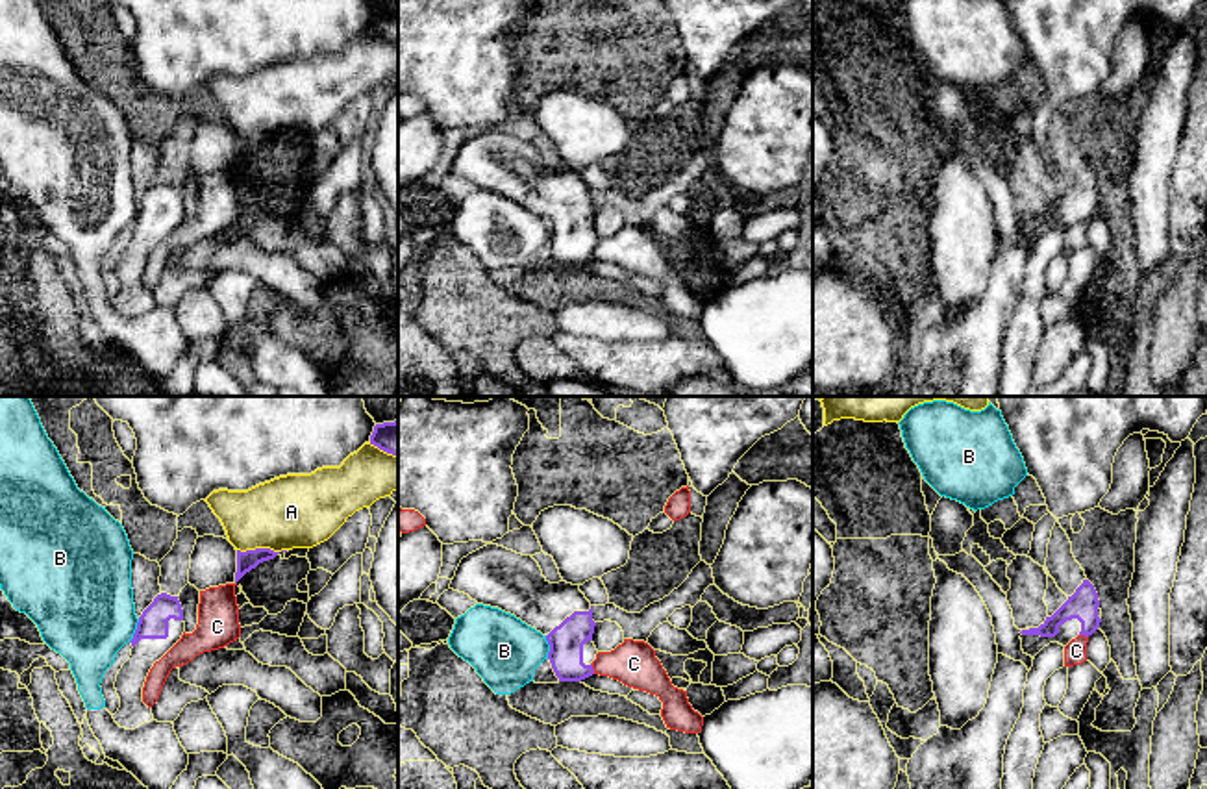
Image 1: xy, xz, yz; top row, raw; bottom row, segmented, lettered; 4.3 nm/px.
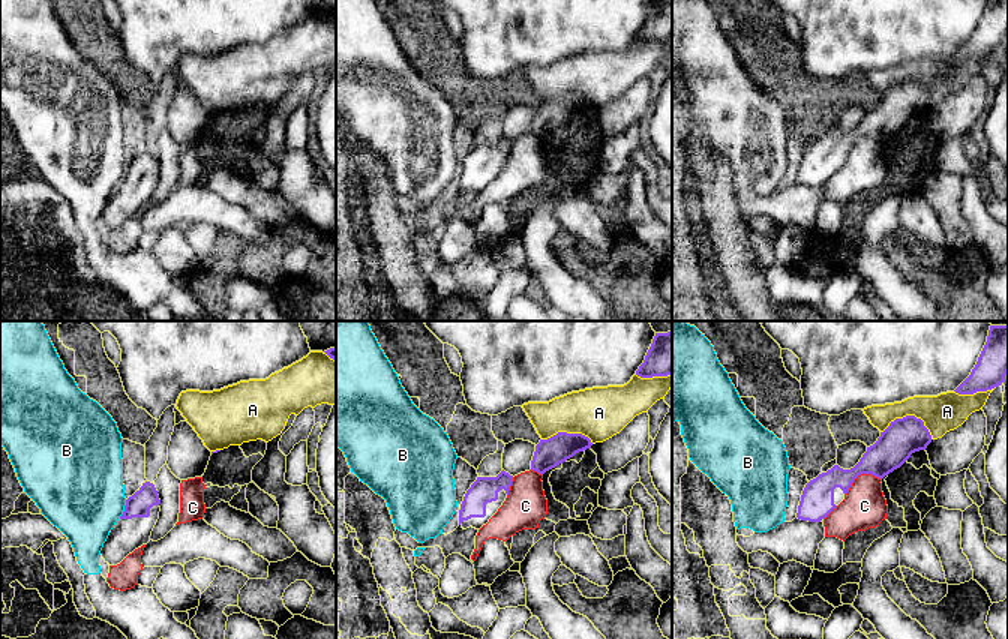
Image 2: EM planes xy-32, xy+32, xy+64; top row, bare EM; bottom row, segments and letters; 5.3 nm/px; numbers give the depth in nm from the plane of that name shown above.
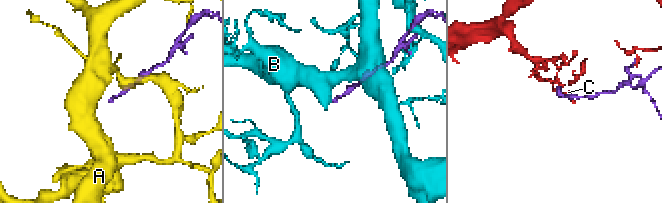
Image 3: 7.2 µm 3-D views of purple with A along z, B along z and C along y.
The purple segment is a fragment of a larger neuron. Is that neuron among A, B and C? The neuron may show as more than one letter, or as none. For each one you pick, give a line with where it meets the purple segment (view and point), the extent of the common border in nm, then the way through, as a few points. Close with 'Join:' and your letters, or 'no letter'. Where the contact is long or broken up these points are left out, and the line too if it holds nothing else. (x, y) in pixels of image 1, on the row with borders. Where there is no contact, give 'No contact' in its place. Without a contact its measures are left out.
Join: no letter

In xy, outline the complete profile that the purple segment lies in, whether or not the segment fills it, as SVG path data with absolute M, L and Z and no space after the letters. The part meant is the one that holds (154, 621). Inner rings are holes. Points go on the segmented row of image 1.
M161 593L143 611L133 633L131 656L117 674L115 689L120 708L113 715L120 728L135 730L154 720L152 708L143 702L143 687L156 661L159 661L183 635L183 609L178 596Z

